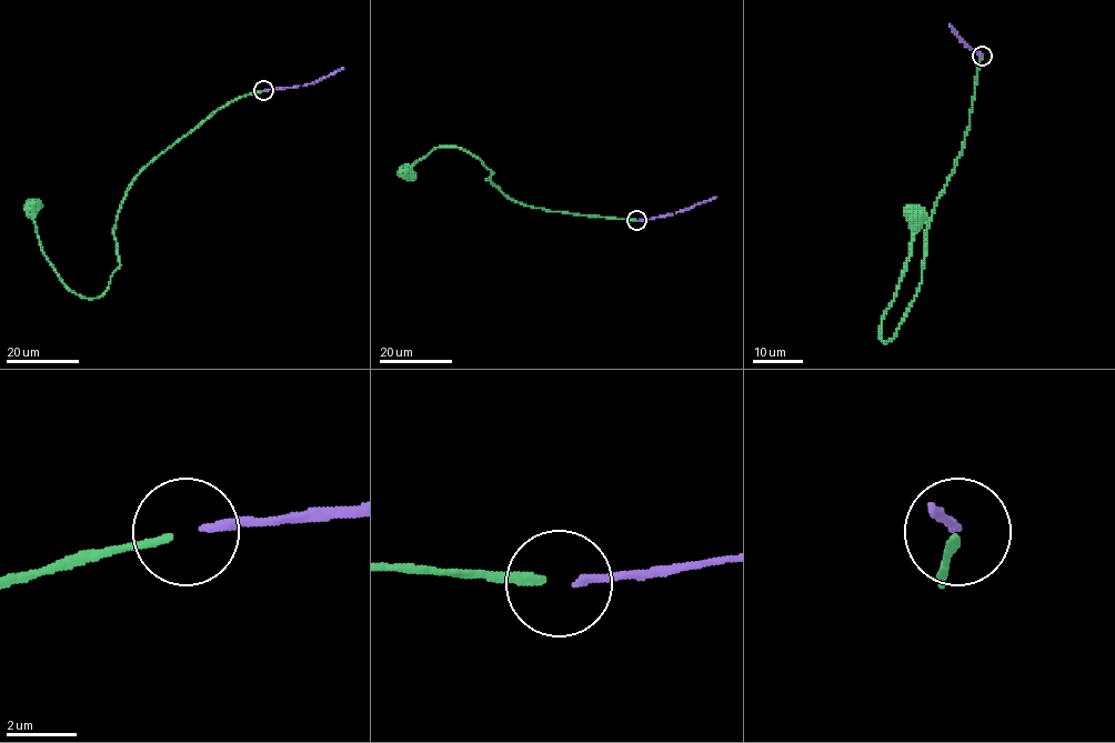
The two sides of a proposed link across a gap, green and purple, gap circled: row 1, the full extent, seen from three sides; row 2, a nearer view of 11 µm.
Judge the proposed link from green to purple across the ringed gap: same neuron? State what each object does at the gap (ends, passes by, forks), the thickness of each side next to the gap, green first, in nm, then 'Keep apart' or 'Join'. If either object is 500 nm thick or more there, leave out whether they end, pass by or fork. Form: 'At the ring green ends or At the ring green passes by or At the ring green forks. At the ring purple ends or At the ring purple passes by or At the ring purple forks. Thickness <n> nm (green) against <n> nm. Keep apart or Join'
At the ring green ends. At the ring purple ends. Thickness 220 nm (green) against 200 nm. Join

